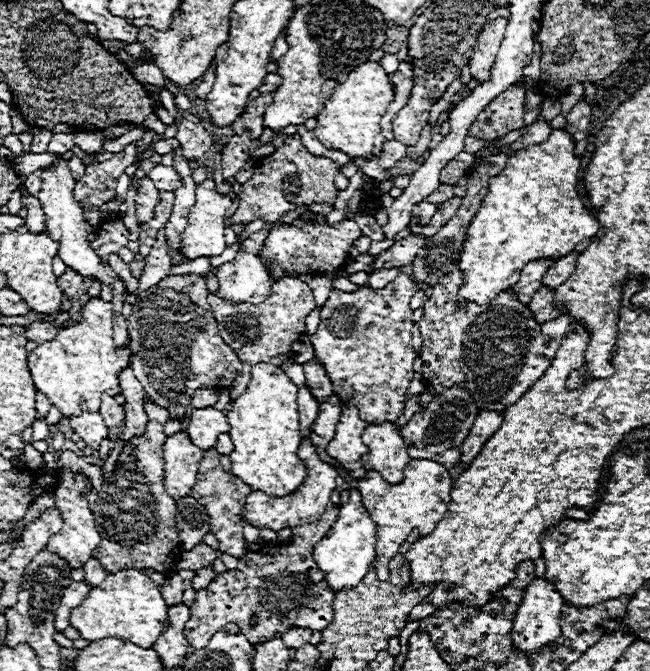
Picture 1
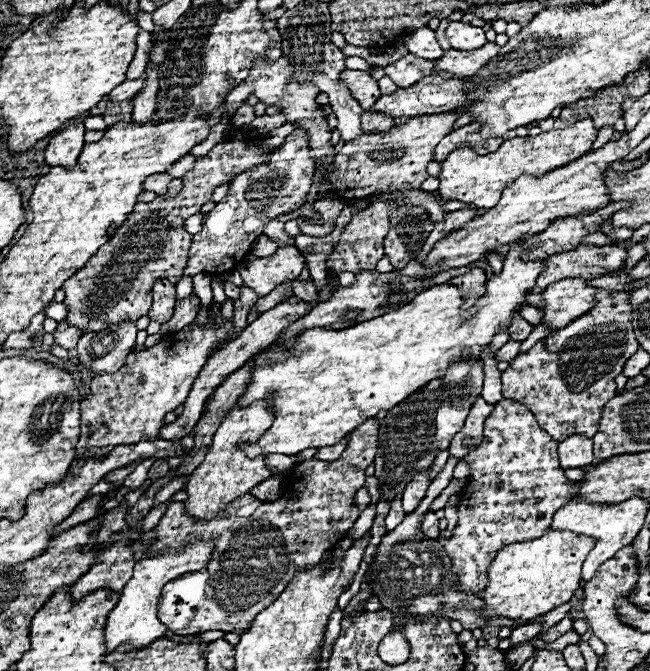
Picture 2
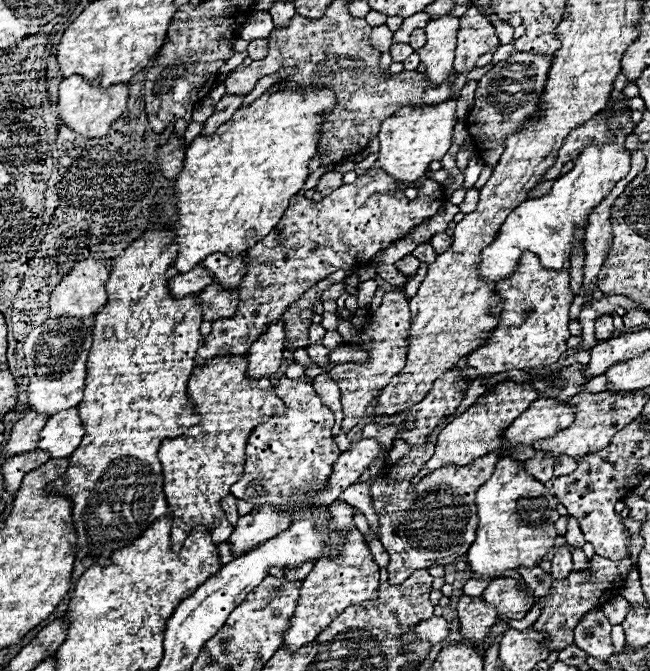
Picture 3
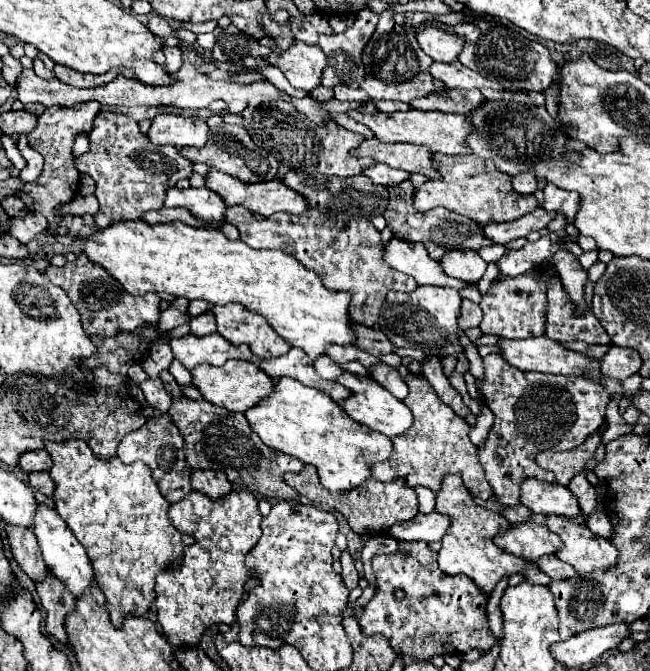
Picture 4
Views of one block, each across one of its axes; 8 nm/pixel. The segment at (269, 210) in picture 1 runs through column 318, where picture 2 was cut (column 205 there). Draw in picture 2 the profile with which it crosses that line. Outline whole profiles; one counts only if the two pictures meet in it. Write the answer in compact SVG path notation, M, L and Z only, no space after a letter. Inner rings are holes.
M234 130L232 136L216 144L208 156L196 160L194 168L182 178L184 186L176 196L158 196L148 204L138 202L118 232L88 260L86 268L78 270L70 280L66 280L66 320L82 328L82 332L96 332L106 328L106 324L116 324L118 320L128 318L136 322L140 316L146 316L152 306L150 292L154 282L168 278L176 284L184 274L192 236L176 236L176 228L180 234L180 226L186 222L186 218L200 212L202 204L210 200L216 186L226 184L238 176L238 172L244 172L254 164L262 164L262 160L274 152L258 150L254 146L254 138L256 136L248 134L248 130Z

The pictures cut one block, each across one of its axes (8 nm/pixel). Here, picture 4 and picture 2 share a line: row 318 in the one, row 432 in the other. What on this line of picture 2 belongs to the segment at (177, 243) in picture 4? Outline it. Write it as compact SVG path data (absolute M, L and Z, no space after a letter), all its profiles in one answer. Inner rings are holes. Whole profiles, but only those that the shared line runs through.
M526 244L510 248L502 270L488 280L486 294L468 310L460 308L466 302L460 290L440 284L424 290L400 310L356 326L344 330L306 330L296 338L296 346L286 360L282 360L282 346L270 346L266 354L258 354L252 382L238 398L238 404L264 400L274 390L272 408L276 420L258 442L242 444L246 456L292 456L312 446L334 446L364 420L374 418L380 410L398 406L428 382L444 376L450 364L464 356L480 358L494 334L506 330L514 314L530 306L526 294L534 288L538 274L546 270L542 260L526 262L520 258L526 248ZM268 360L276 360L276 364L268 366Z

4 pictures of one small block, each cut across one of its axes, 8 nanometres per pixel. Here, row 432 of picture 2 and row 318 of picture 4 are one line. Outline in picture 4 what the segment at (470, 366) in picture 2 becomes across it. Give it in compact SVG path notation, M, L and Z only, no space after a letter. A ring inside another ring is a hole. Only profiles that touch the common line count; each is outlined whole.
M418 286L414 292L390 292L380 308L380 330L386 334L386 338L398 346L398 348L420 348L426 354L434 354L438 358L446 356L458 356L456 372L466 374L468 372L468 358L462 352L462 346L458 342L458 314L460 314L460 294L454 288L442 288L442 286Z

